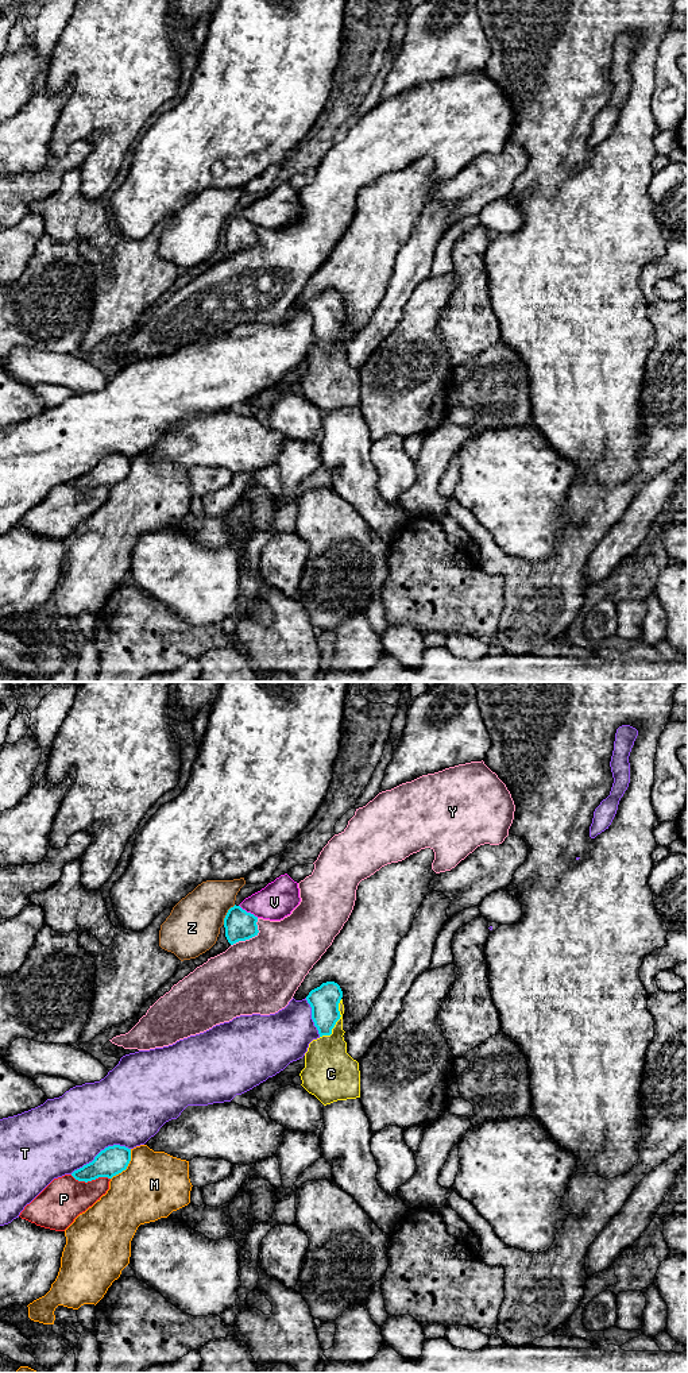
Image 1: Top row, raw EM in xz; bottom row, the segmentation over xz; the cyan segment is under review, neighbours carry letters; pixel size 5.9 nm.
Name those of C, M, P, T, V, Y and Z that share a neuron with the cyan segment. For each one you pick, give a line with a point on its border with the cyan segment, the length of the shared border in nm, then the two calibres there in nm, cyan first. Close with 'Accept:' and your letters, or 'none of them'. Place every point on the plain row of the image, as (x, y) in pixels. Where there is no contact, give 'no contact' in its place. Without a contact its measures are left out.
C: meets cyan in xz at (336, 330); contact 260 nm long; 180 nm thick on the cyan side, 260 nm on the other
Accept: C

